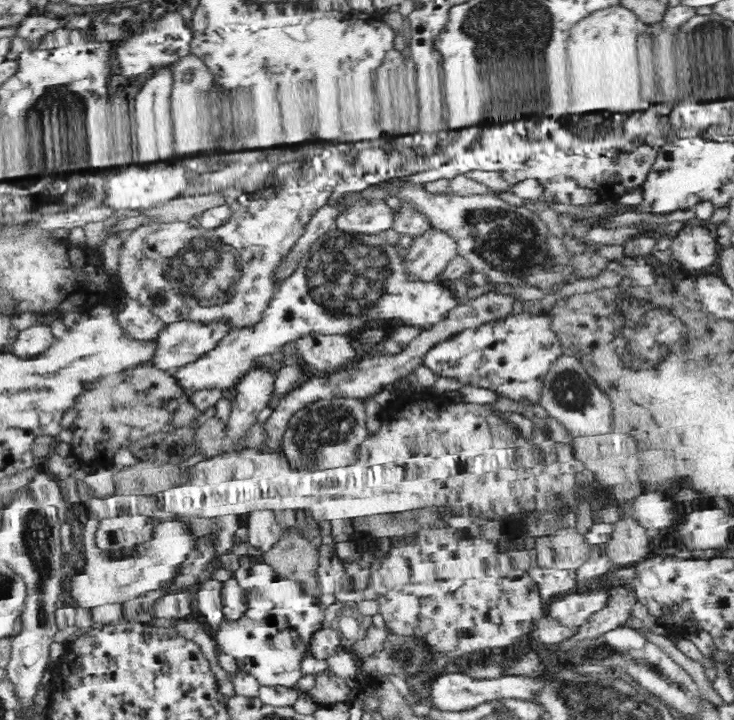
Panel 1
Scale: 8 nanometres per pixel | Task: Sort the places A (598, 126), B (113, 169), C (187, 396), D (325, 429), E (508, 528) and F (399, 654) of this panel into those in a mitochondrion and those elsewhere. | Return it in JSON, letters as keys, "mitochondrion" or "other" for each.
{"A":"mitochondrion","B":"other","C":"other","D":"mitochondrion","E":"other","F":"mitochondrion"}

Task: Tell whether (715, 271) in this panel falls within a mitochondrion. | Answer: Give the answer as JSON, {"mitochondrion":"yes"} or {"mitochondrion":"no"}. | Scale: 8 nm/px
{"mitochondrion":"no"}

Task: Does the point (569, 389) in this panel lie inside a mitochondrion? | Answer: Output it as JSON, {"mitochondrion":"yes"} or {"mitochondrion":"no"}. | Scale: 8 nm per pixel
{"mitochondrion":"yes"}

